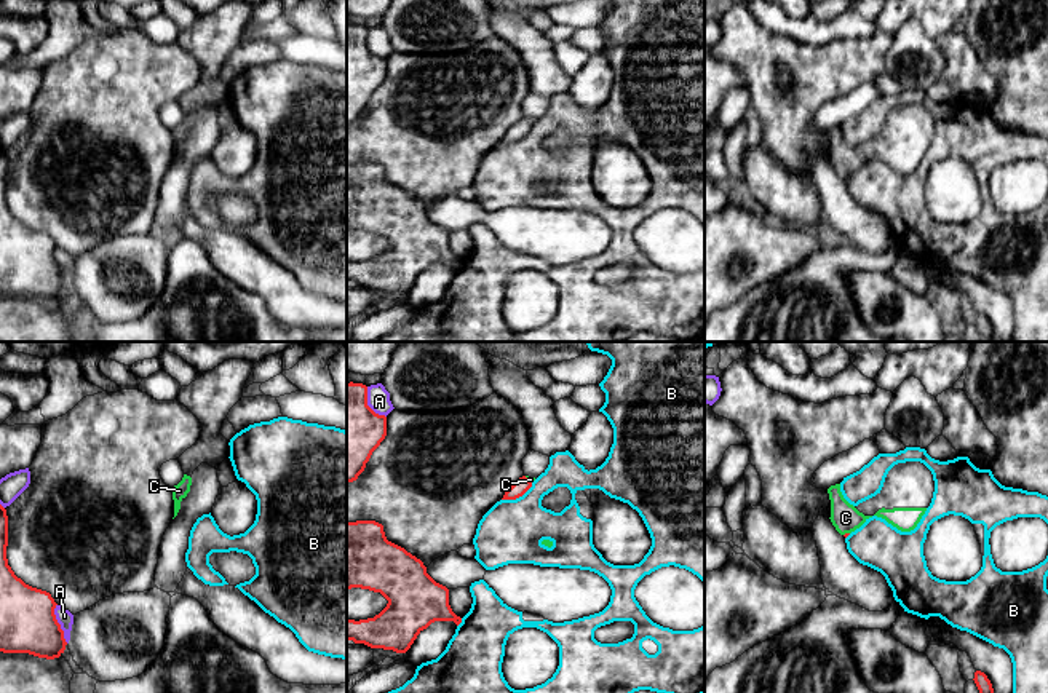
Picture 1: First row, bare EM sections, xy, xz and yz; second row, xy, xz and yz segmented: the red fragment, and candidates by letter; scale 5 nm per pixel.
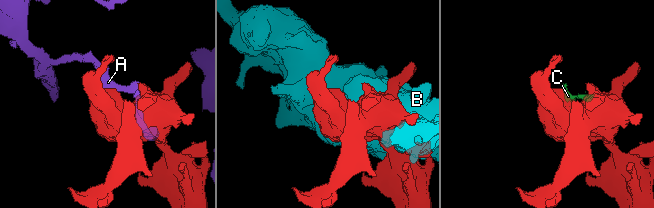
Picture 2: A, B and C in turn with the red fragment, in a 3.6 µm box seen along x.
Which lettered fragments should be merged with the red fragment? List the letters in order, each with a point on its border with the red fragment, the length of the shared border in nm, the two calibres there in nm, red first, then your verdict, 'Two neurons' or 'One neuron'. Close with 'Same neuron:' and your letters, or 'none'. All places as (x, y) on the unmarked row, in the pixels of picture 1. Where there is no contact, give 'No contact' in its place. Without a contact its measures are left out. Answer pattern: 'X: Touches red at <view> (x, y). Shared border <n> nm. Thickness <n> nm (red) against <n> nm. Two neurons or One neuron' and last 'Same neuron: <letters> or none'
A: Touches red at xy (58, 265). Shared border 200 nm. Thickness 280 nm (red) against 80 nm. Two neurons
B: Touches red at xz (518, 139). Shared border 180 nm. Thickness 80 nm (red) against 320 nm. Two neurons
C: Touches red at xz (527, 122). Shared border 50 nm. Thickness 80 nm (red) against 20 nm. One neuron
Same neuron: C

